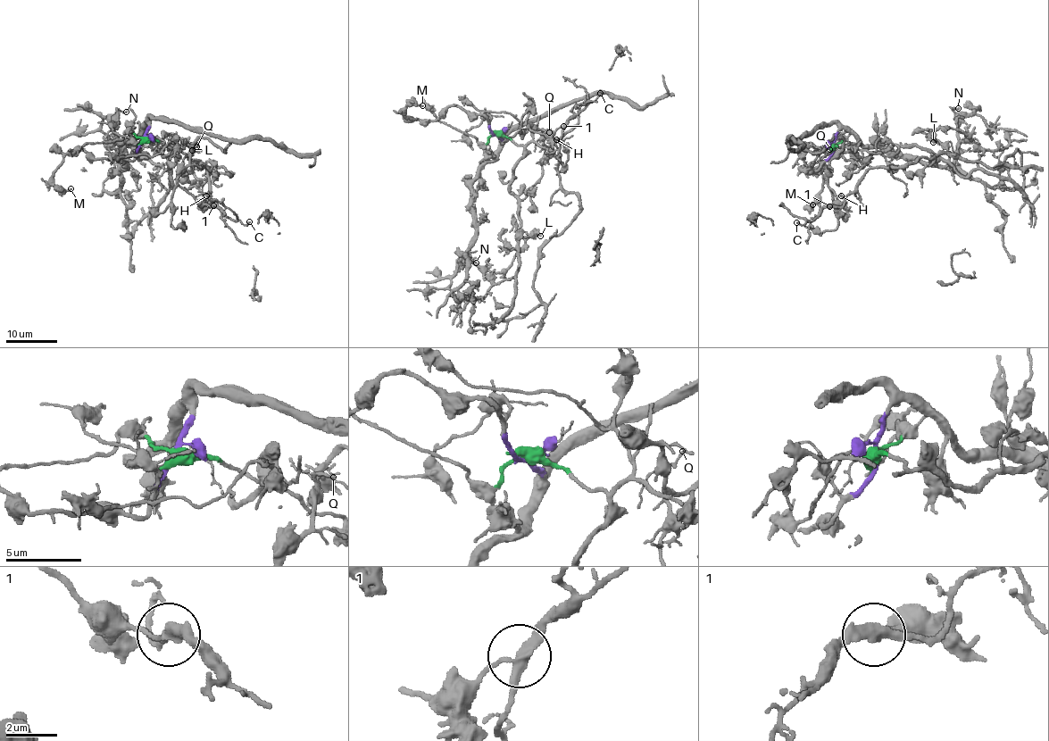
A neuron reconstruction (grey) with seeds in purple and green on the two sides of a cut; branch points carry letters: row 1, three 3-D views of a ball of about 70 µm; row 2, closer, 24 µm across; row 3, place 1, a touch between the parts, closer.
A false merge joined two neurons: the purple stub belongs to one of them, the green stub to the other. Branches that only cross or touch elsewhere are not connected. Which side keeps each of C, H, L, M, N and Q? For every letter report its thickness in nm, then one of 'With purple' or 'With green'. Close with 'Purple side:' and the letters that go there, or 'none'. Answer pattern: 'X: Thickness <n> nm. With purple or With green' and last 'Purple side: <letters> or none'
C: Thickness 160 nm. With green
H: Thickness 130 nm. With green
L: Thickness 170 nm. With purple
M: Thickness 190 nm. With purple
N: Thickness 120 nm. With purple
Q: Thickness 120 nm. With purple
Purple side: L, M, N, Q

